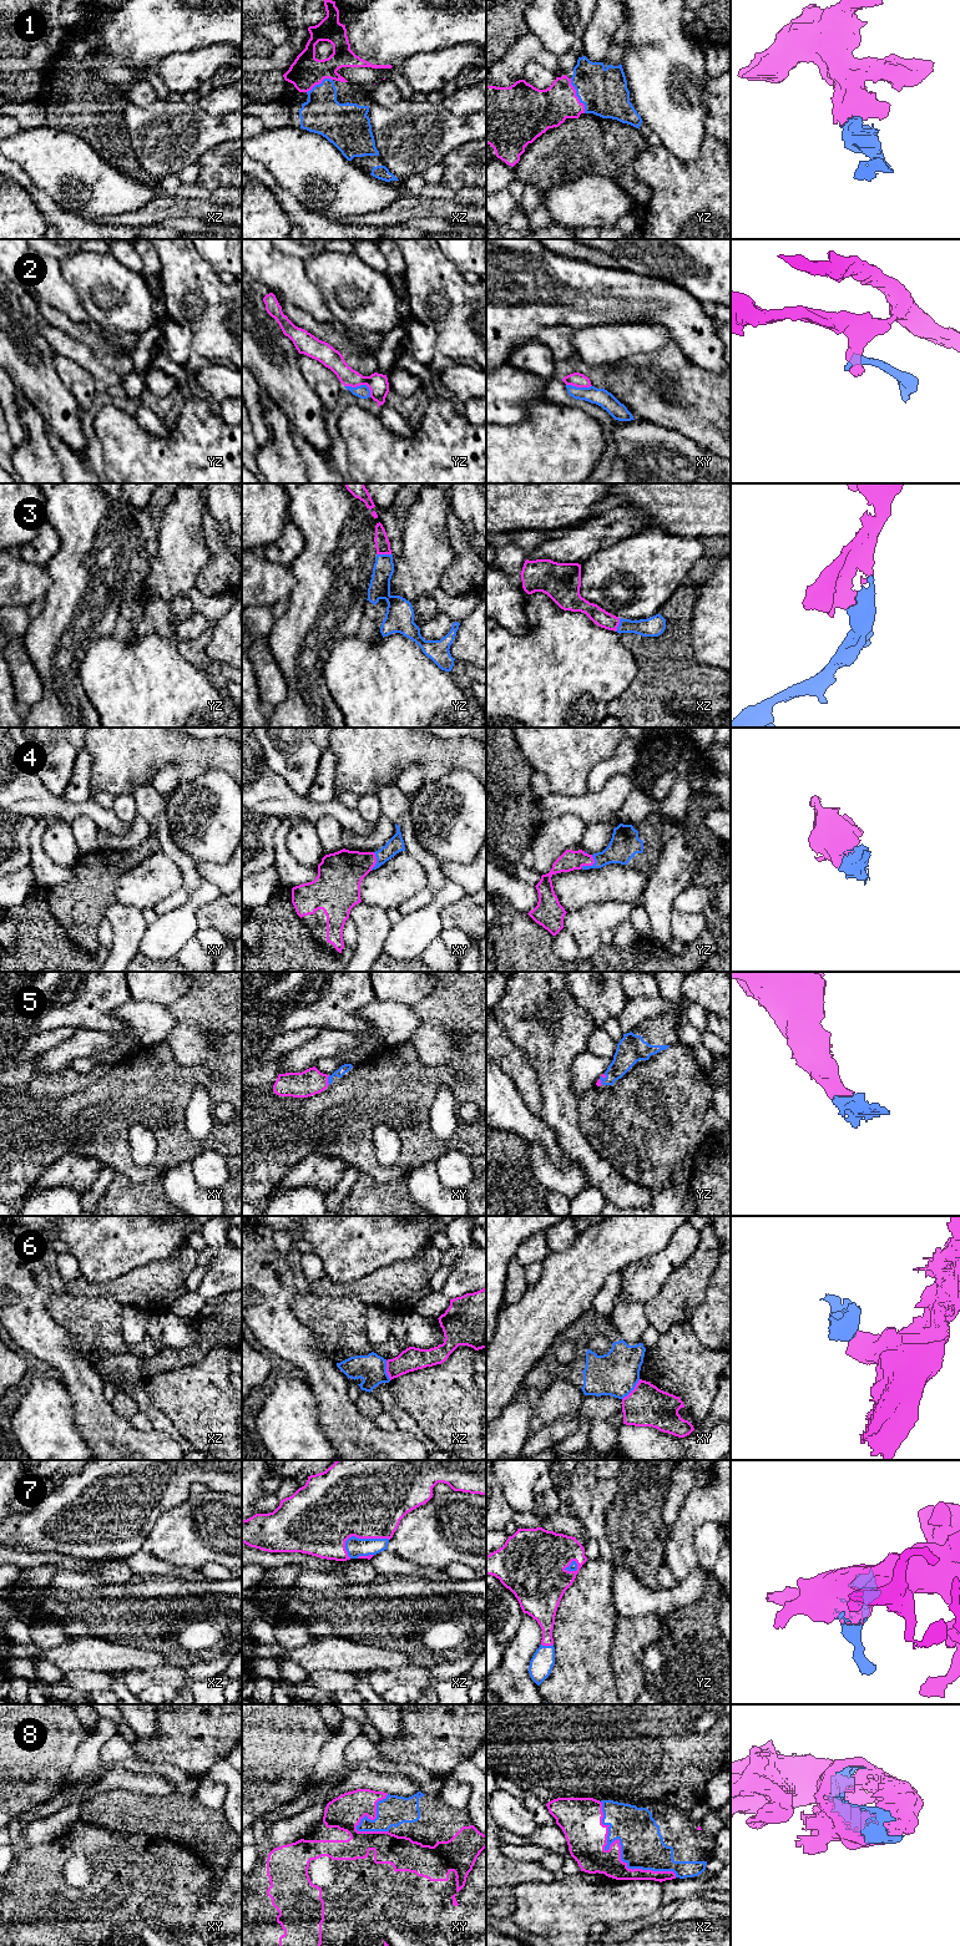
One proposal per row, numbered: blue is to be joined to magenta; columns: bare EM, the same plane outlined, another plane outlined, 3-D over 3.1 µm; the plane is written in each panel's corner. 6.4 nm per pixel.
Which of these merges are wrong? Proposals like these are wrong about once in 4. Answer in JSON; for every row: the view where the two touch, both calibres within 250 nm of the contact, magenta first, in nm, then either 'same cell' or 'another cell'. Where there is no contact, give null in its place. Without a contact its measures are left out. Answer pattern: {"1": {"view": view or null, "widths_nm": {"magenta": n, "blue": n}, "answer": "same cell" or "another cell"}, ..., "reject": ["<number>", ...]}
{"1": {"view": "yz", "widths_nm": {"magenta": 260, "blue": 300}, "answer": "same cell"}, "2": {"view": "yz", "widths_nm": {"magenta": 130, "blue": 90}, "answer": "another cell"}, "3": {"view": "yz", "widths_nm": {"magenta": 100, "blue": 140}, "answer": "same cell"}, "4": {"view": "yz", "widths_nm": {"magenta": 130, "blue": 190}, "answer": "same cell"}, "5": {"view": "xy", "widths_nm": {"magenta": 170, "blue": 60}, "answer": "same cell"}, "6": {"view": "xy", "widths_nm": {"magenta": 280, "blue": 280}, "answer": "another cell"}, "7": {"view": "xz", "widths_nm": {"magenta": 500, "blue": 120}, "answer": "same cell"}, "8": {"view": "xz", "widths_nm": {"magenta": 260, "blue": 280}, "answer": "same cell"}, "reject": ["2", "6"]}

